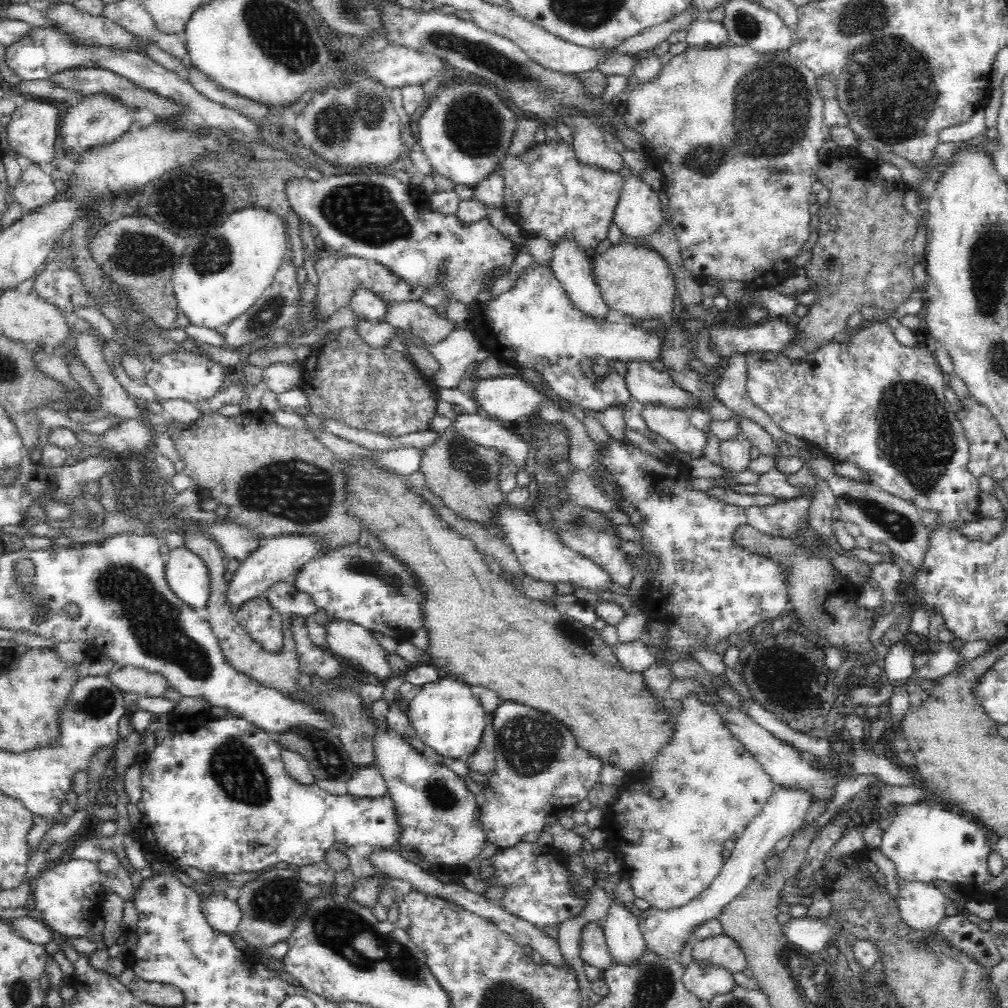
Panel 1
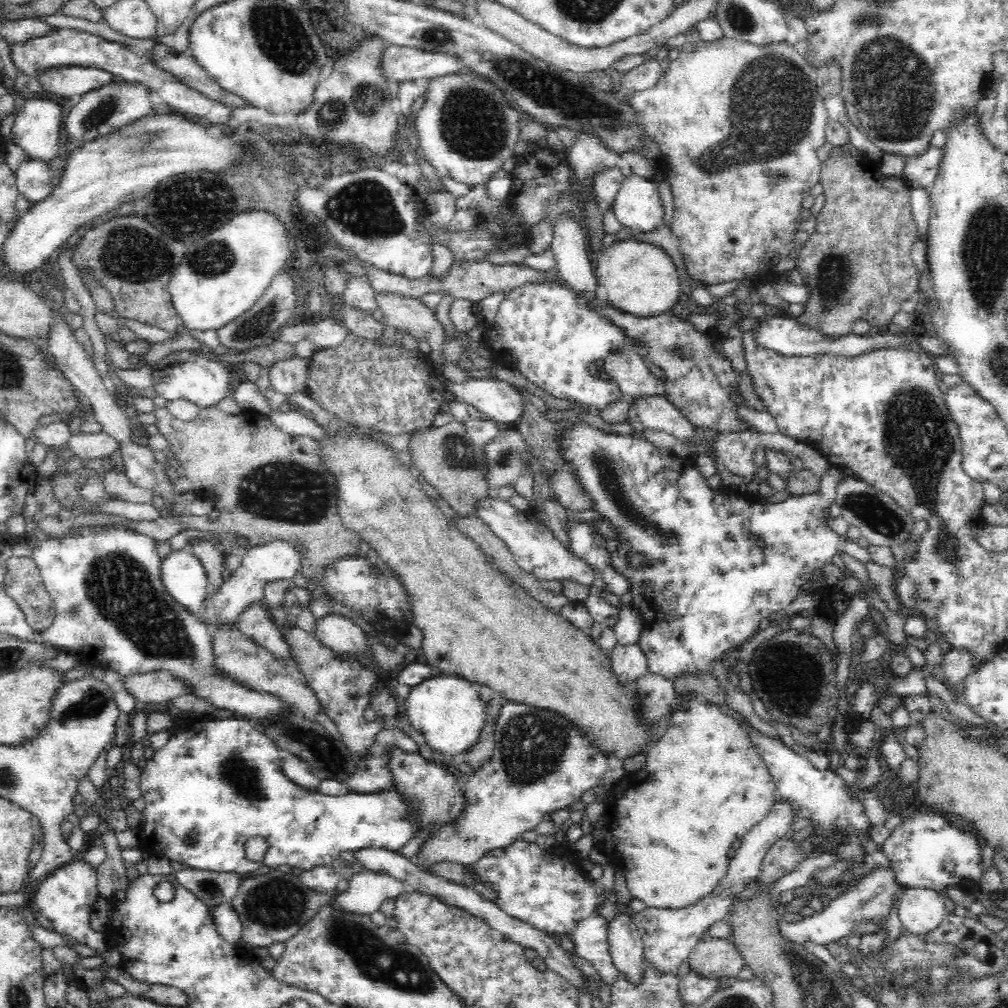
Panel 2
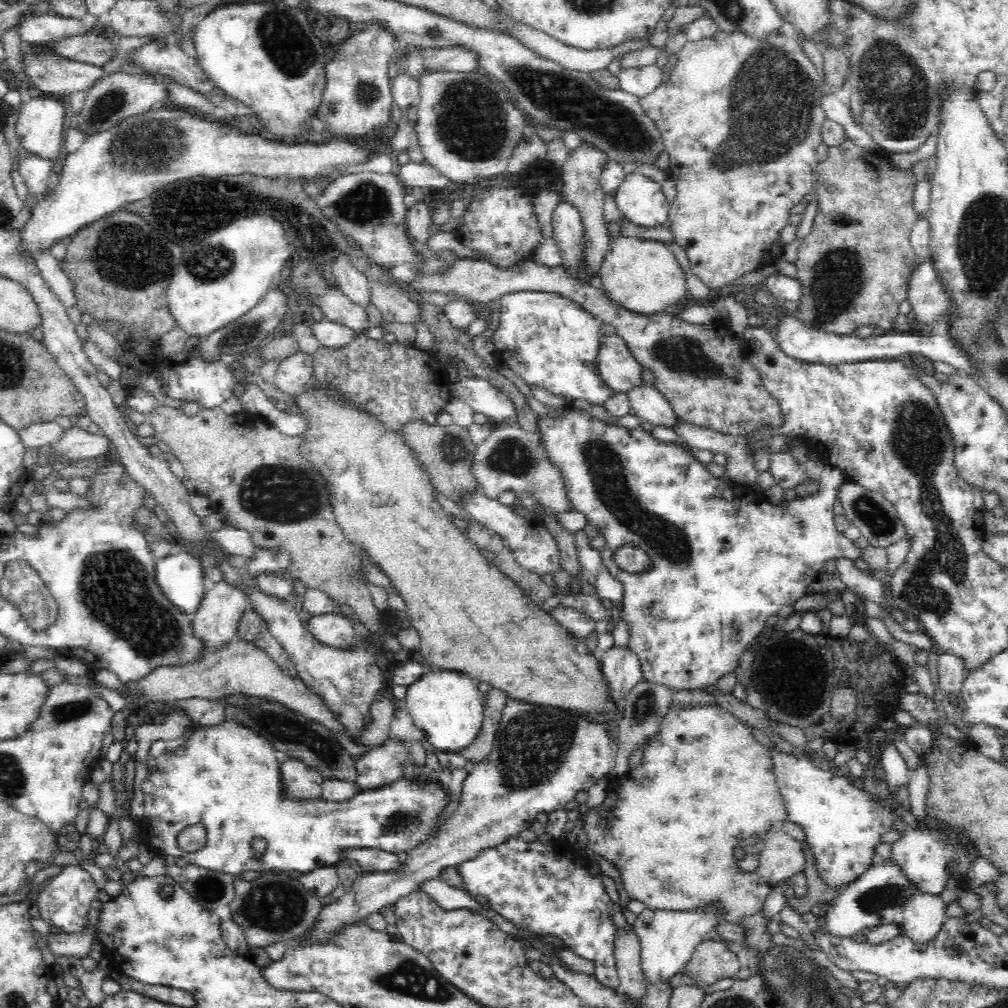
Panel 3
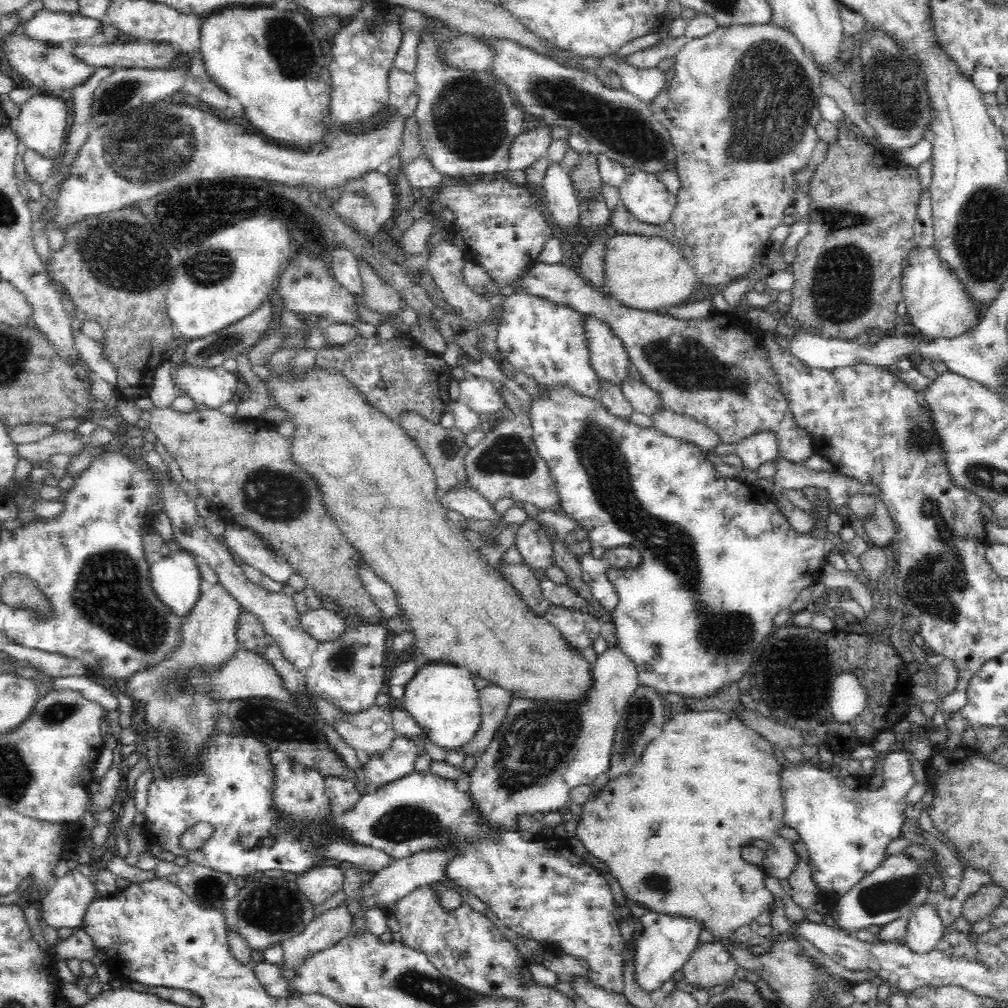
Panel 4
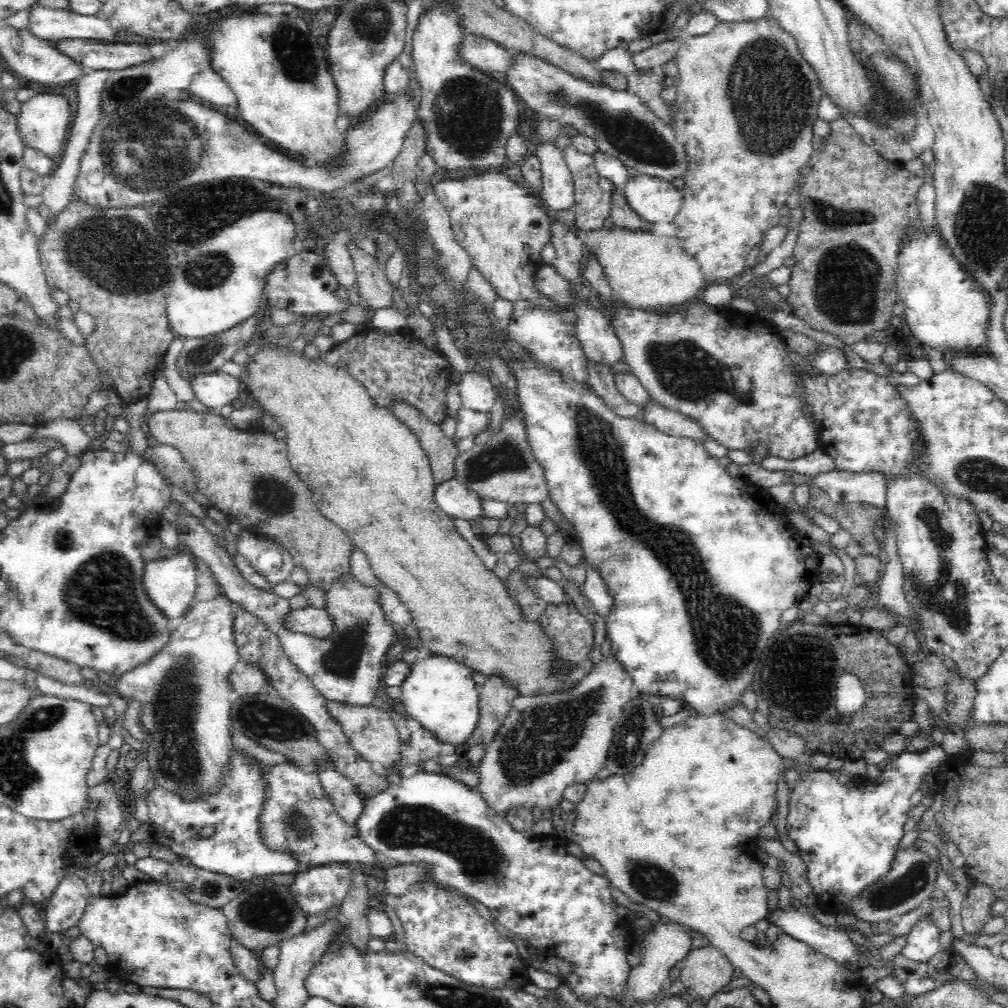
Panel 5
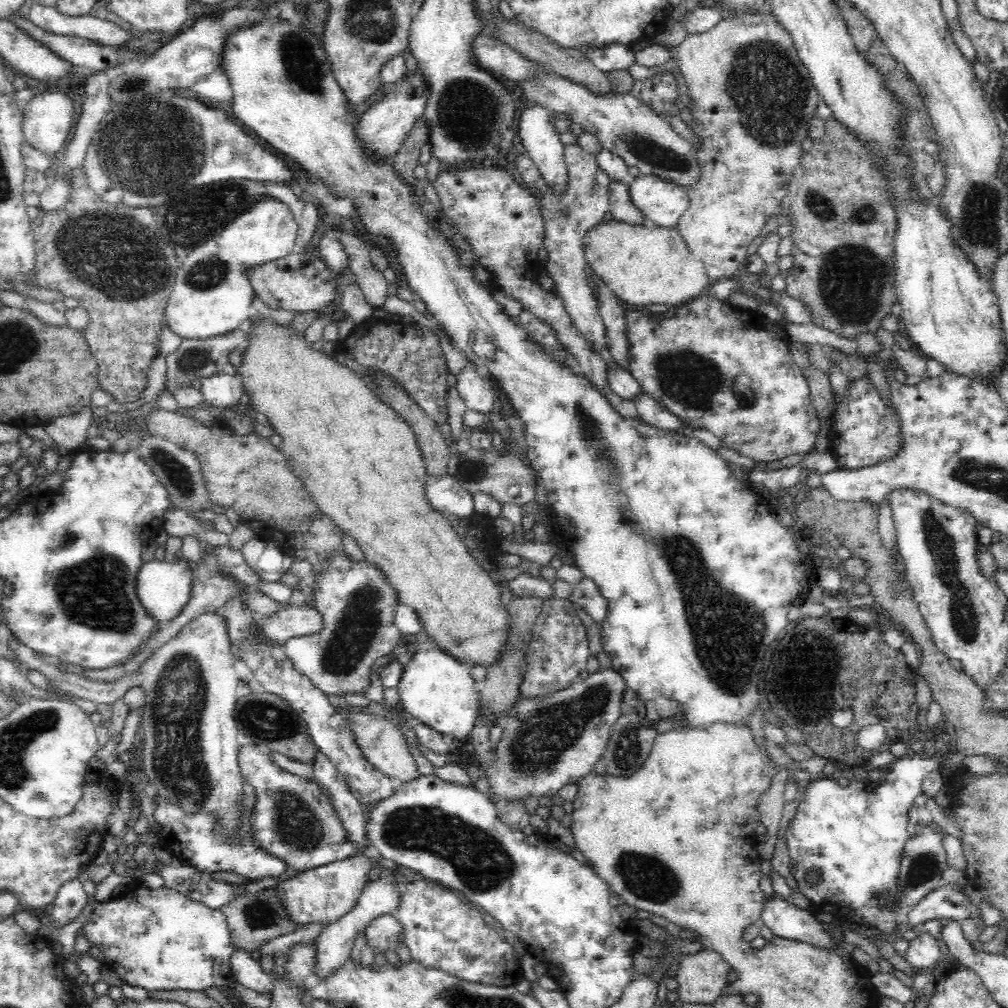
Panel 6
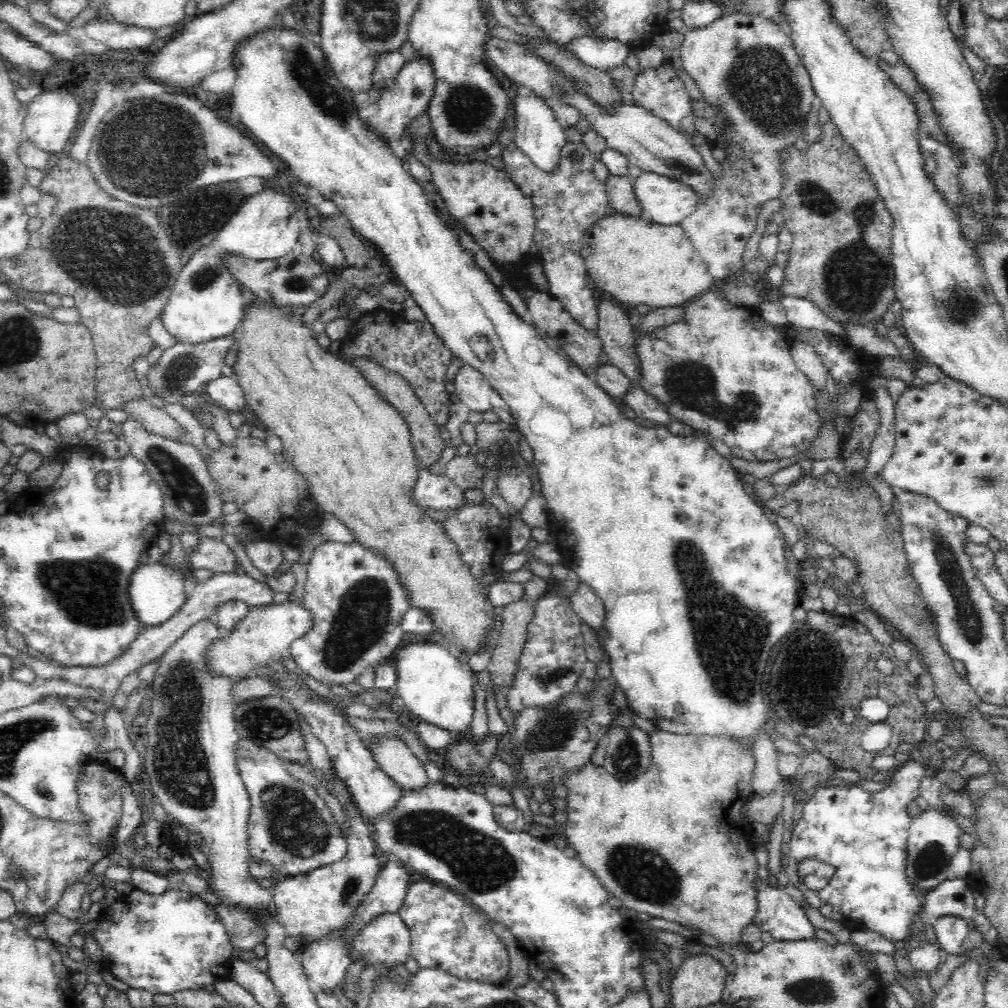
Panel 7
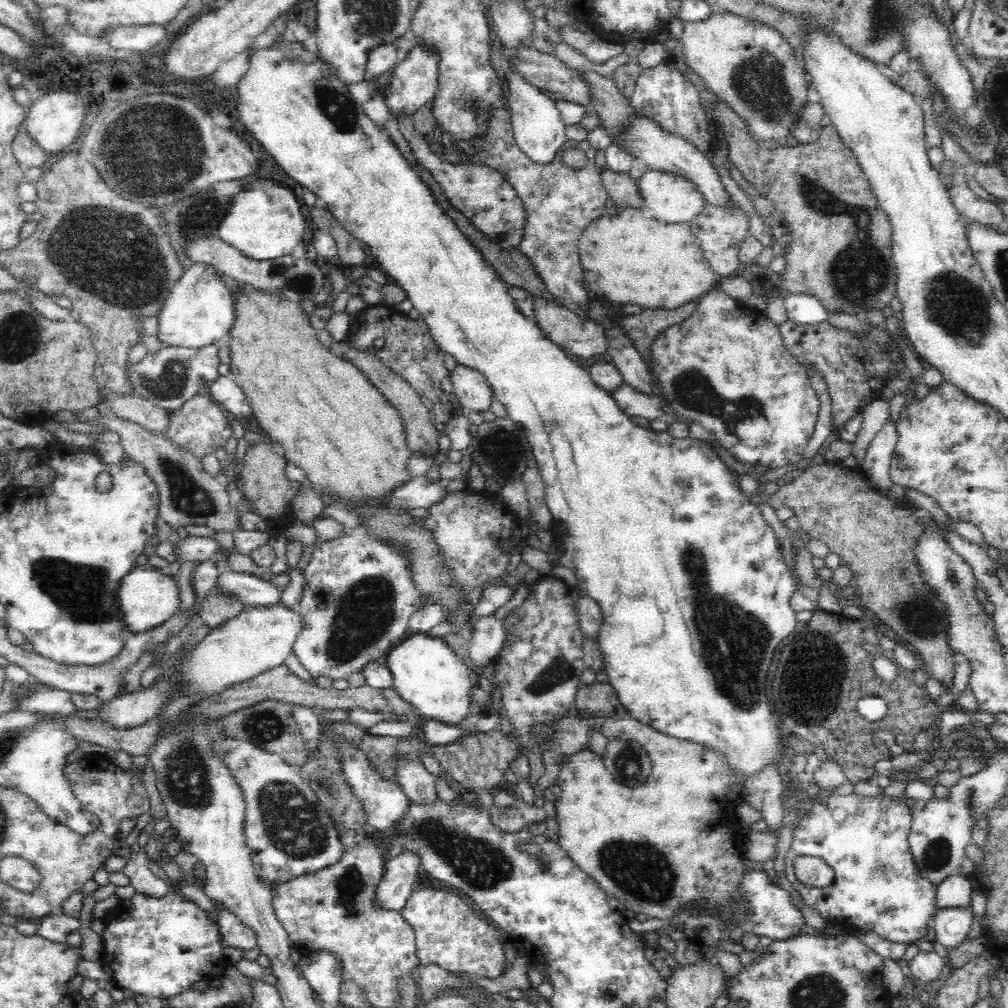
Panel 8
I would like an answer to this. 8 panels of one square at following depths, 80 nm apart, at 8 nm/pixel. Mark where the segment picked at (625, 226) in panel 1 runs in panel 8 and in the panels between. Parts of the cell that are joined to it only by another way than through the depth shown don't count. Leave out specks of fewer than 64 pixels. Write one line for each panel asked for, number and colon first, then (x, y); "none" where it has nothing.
2: (637, 206)
3: (640, 200)
4: (643, 195)
5: (654, 200)
6: (663, 203)
7: (666, 202)
8: (668, 198)

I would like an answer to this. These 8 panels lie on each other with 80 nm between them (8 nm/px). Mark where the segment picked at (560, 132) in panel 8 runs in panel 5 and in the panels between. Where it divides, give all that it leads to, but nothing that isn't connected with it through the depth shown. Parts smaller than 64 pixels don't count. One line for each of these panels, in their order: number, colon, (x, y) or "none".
5: (557, 182)
6: (539, 140)
7: (536, 133)

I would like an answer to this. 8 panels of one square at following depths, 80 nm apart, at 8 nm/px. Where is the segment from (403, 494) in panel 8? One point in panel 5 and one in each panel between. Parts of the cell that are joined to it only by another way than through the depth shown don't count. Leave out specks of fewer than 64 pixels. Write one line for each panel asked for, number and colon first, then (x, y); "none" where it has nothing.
5: (455, 499)
6: (446, 495)
7: (436, 491)

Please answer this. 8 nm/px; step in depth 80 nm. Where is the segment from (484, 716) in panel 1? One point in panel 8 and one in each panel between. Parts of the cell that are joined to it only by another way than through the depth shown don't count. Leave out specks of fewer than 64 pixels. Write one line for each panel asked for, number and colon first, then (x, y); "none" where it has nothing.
2: (446, 710)
3: (447, 707)
4: (443, 700)
5: (439, 692)
6: (436, 688)
7: (431, 682)
8: (427, 674)

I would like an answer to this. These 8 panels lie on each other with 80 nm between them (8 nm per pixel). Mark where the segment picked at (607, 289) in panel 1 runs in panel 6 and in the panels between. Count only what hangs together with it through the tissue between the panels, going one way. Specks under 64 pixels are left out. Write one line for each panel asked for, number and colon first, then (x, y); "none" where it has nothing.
2: (636, 278)
3: (643, 276)
4: (648, 274)
5: (644, 270)
6: (642, 265)

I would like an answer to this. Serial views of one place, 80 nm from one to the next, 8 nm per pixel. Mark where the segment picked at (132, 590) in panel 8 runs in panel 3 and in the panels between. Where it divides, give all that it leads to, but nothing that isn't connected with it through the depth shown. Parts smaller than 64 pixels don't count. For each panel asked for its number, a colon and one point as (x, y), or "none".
3: (180, 575)
4: (176, 580)
5: (171, 583)
6: (164, 587)
7: (157, 591)

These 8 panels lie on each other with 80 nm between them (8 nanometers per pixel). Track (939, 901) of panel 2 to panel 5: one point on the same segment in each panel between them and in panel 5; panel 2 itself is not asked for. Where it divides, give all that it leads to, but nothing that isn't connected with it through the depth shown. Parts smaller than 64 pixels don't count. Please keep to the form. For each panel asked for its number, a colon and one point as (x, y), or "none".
3: (923, 913)
4: (924, 926)
5: (922, 941)

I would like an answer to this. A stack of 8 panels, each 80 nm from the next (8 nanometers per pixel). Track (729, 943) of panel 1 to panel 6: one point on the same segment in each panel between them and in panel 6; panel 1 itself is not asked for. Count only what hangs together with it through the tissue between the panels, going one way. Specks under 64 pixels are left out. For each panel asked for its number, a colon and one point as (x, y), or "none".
2: (711, 957)
3: (712, 961)
4: (711, 964)
5: (705, 971)
6: (702, 976)

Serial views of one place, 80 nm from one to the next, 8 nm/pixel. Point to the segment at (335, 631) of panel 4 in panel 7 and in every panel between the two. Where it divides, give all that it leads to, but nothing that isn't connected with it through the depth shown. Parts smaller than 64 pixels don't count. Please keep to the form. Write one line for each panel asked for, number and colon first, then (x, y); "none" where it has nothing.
5: (316, 622)
6: (289, 621)
7: (264, 635)

